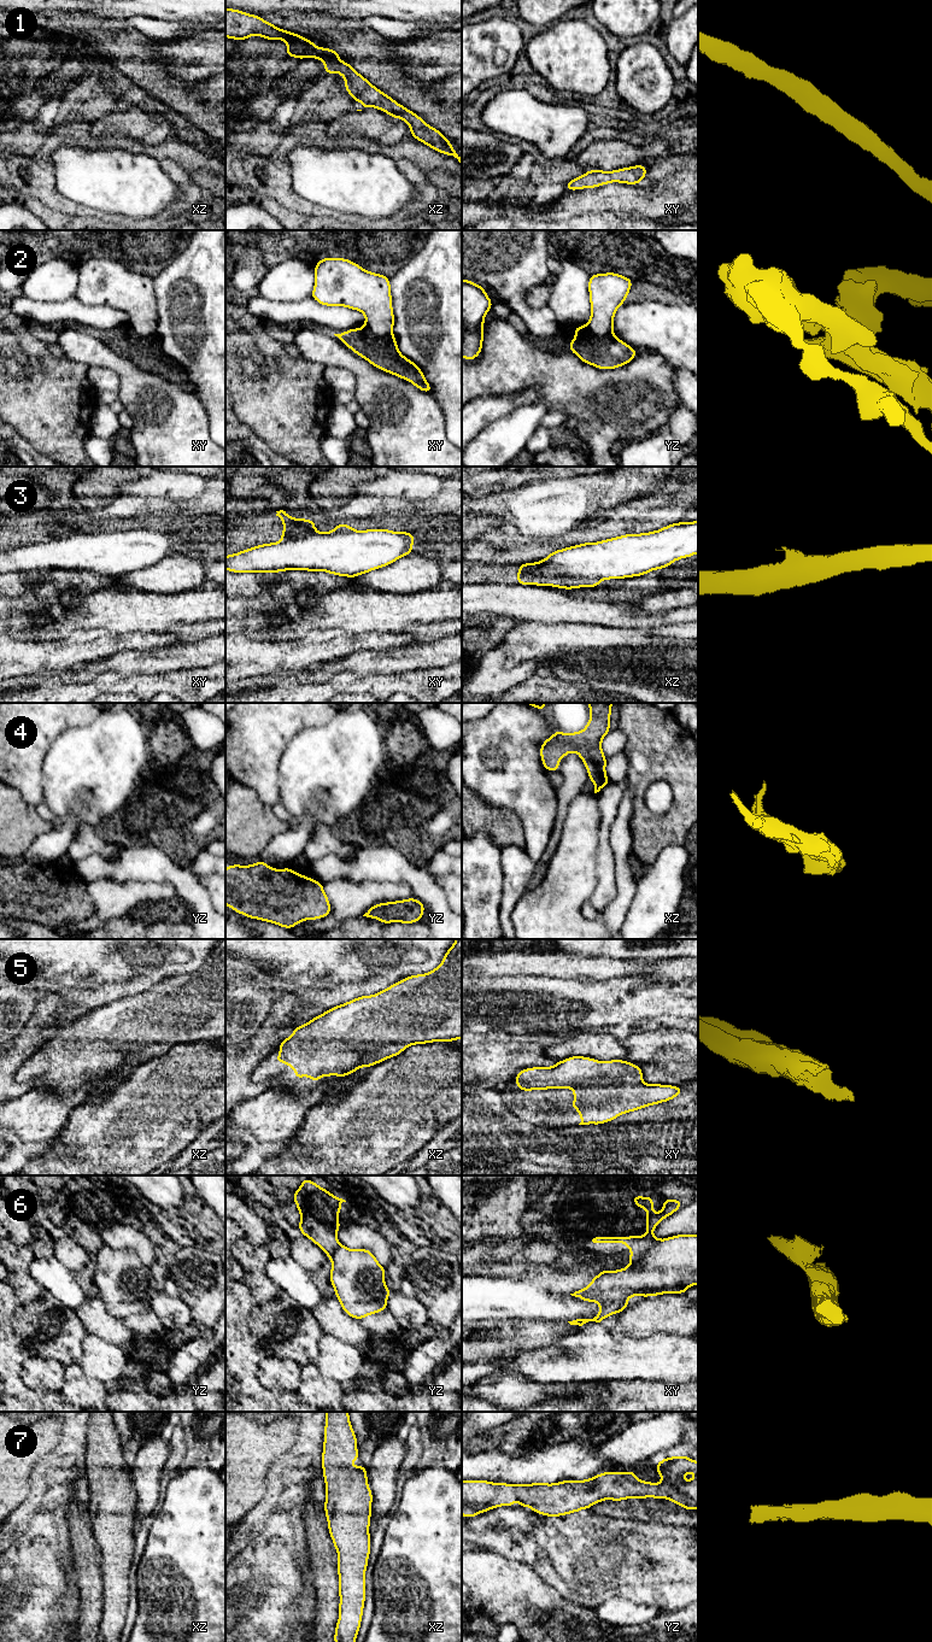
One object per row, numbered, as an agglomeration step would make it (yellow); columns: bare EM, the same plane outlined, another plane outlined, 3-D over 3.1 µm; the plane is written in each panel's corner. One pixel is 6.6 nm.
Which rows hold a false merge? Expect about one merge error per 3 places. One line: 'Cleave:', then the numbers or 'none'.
Cleave: 2, 3, 6

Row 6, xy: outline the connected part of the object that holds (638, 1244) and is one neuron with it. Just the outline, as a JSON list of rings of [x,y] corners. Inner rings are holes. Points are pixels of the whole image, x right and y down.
[[[633,1196],[633,1202],[638,1208],[646,1209],[646,1233],[644,1236],[627,1236],[627,1237],[596,1237],[592,1239],[593,1243],[623,1243],[627,1248],[631,1249],[631,1256],[627,1259],[631,1262],[637,1262],[643,1257],[643,1255],[657,1242],[656,1236],[652,1235],[652,1231],[656,1226],[674,1214],[682,1204],[682,1201],[672,1200],[664,1197],[664,1203],[660,1213],[653,1213],[653,1197],[647,1196]]]

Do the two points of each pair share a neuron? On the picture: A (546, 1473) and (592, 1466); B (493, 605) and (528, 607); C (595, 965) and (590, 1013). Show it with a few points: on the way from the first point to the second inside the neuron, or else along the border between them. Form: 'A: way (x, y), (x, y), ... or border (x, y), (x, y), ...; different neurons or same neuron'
A: way (557, 1466), (581, 1466); same neuron
B: way (502, 605), (520, 605); same neuron
C: border (621, 977), (599, 981), (566, 979); different neurons

